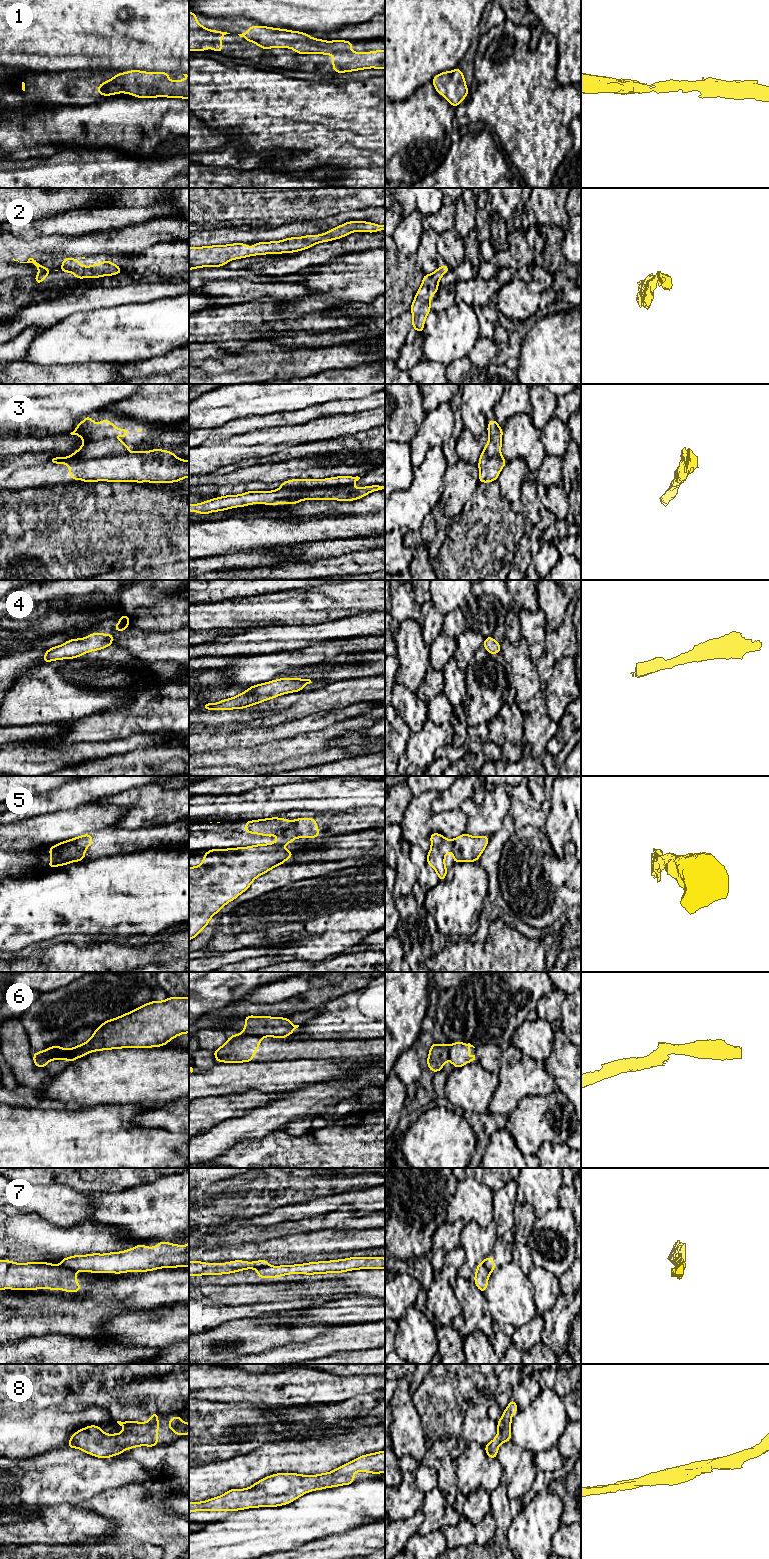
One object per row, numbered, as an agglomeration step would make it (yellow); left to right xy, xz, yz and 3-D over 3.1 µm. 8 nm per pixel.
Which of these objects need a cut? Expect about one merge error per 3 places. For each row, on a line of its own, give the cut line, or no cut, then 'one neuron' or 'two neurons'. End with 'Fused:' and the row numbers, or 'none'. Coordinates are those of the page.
1: no cut | one neuron
2: no cut | one neuron
3: xy (128, 452), (82, 459), (72, 464) | two neurons
4: no cut | one neuron
5: xz (257, 844), (280, 846) | two neurons
6: xz (242, 1033), (261, 1037) | two neurons
7: xy (62, 1264), (75, 1270) | two neurons
8: no cut | one neuron
Fused: 3, 5, 6, 7

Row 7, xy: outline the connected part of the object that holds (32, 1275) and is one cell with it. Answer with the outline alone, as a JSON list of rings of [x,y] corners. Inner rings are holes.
[[[0,1260],[0,1290],[51,1289],[80,1292],[75,1270],[47,1262],[15,1263]]]

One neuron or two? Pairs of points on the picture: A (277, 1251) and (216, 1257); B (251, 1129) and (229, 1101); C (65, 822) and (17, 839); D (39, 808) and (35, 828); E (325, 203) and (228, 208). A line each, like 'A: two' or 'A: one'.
A: one
B: two
C: one
D: two
E: one

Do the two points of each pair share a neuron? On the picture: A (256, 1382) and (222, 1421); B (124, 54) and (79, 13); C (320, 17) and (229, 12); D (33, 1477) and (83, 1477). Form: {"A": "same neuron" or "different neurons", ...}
{"A": "different neurons", "B": "same neuron", "C": "same neuron", "D": "same neuron"}

